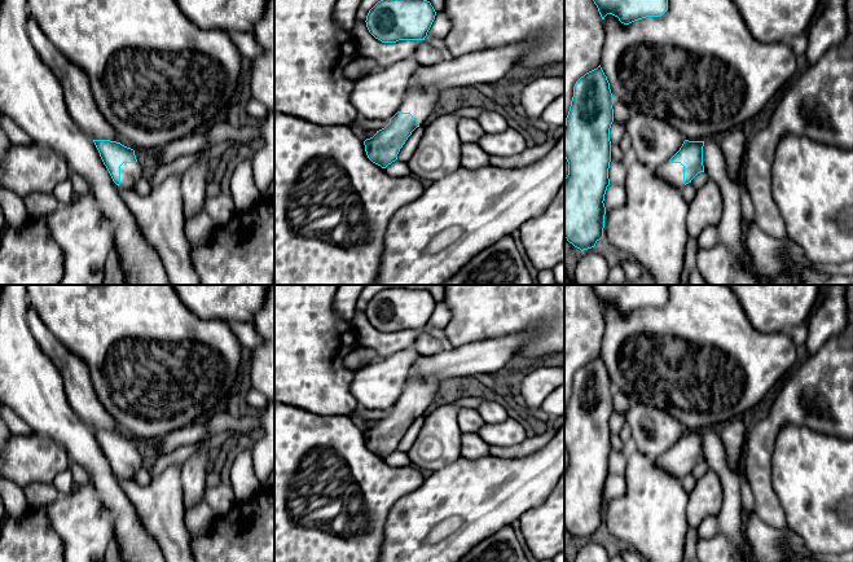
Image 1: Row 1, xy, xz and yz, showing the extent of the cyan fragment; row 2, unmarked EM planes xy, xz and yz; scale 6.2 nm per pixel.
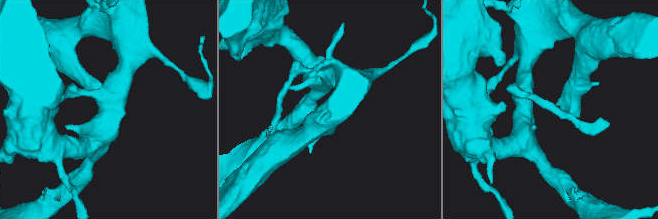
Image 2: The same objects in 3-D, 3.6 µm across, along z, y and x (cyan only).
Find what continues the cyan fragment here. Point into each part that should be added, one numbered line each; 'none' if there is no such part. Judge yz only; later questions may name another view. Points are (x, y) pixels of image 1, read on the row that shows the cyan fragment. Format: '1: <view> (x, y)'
1: yz (671, 172)

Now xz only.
1: xz (420, 102)

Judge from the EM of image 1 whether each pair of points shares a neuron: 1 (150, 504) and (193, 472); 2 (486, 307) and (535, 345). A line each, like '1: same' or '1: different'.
1: different
2: same

